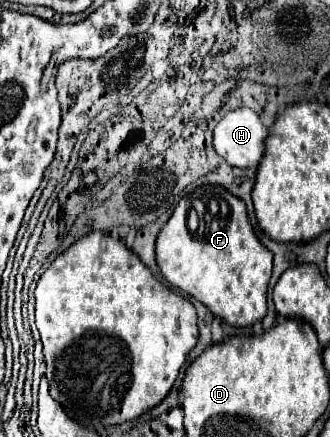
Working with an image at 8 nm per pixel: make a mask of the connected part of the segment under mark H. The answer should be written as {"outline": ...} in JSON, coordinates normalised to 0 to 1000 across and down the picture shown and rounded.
{"outline":[[[770,249],[697,254],[648,295],[648,341],[703,382],[776,382],[800,350],[812,291]]]}

